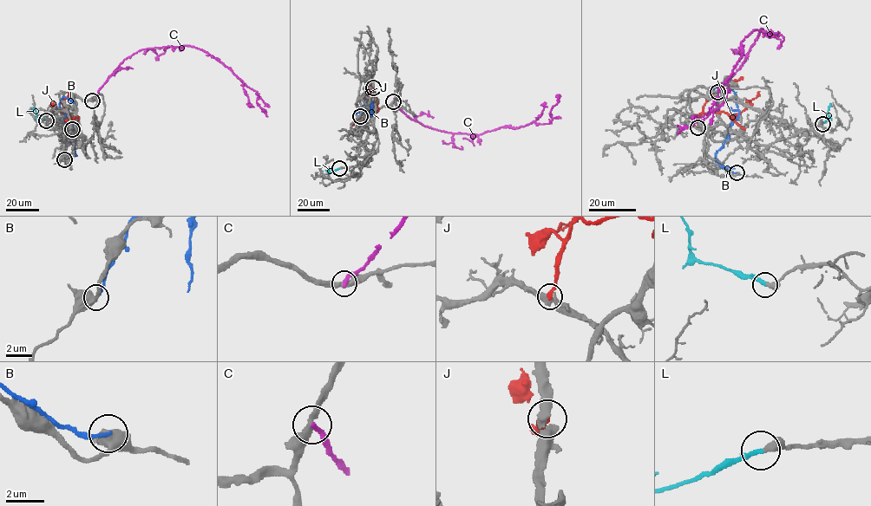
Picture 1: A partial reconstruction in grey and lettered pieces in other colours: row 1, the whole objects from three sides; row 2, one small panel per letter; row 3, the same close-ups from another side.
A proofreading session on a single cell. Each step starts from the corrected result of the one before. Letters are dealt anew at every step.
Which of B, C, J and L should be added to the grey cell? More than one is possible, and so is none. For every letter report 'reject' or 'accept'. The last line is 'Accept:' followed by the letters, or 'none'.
B: reject
C: reject
J: reject
L: accept
Accept: L

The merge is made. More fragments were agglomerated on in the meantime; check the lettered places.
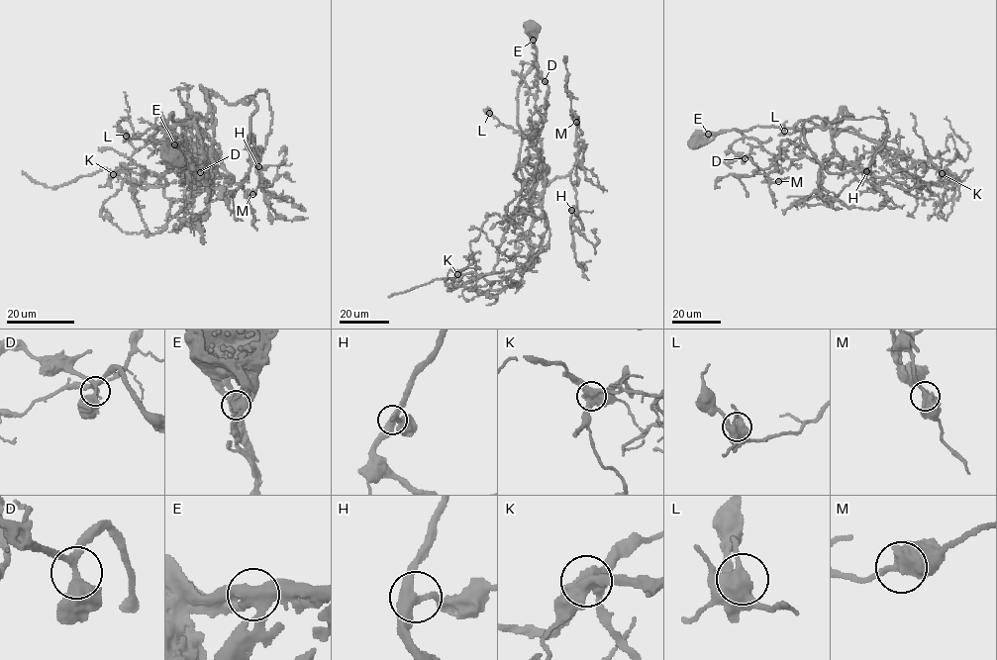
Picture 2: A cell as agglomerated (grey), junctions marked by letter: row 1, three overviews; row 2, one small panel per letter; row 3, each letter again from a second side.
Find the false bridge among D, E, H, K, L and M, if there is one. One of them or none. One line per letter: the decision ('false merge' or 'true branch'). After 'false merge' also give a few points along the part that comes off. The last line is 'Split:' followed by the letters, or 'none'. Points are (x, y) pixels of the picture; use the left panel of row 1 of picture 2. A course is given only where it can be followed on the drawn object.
D: true branch
E: true branch
H: true branch
K: false merge; foreign part runs (113, 173), (148, 185), (135, 188), (135, 198), (151, 234), (191, 195)
L: true branch
M: true branch
Split: K

